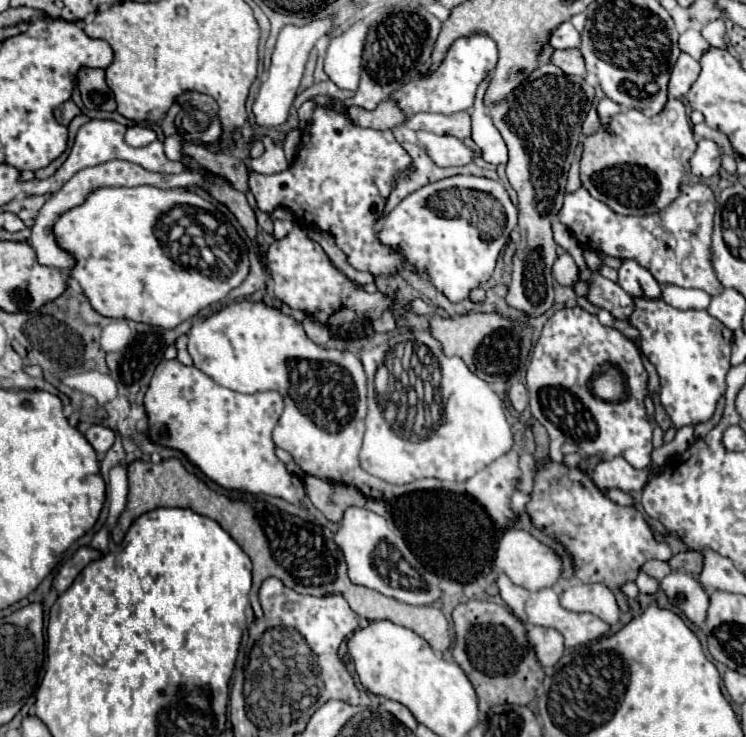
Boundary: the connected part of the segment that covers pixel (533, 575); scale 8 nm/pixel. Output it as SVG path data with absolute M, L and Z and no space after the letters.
M508 529L502 535L496 555L494 555L494 565L502 573L506 573L516 585L530 589L530 591L552 587L560 579L560 571L562 571L562 563L556 557L556 553L550 547L546 547L544 543L540 543L536 537L532 537L526 531L520 531L520 529Z

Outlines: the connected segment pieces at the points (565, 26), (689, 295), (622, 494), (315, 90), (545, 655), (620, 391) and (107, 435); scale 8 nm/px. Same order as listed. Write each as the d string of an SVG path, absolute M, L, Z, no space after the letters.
M566 21L554 31L550 45L554 49L578 49L580 47L580 33L574 29L574 25L570 21Z
M676 285L662 287L662 299L674 309L706 309L710 295L700 289L682 289Z
M608 489L608 491L606 491L606 495L608 495L614 503L618 503L618 505L624 505L624 507L634 505L632 495L630 495L630 493L626 493L626 491L620 491L620 489Z
M322 81L322 83L316 83L316 85L312 85L310 89L306 89L304 93L300 93L298 97L296 97L296 107L300 107L304 101L308 101L310 97L314 97L314 95L334 95L334 97L338 97L340 101L344 101L344 99L348 99L348 97L352 97L354 93L352 91L344 91L344 89L338 89L332 81Z
M530 627L528 629L530 641L534 641L536 657L542 667L552 667L564 653L564 637L556 629L546 627Z
M608 367L596 373L590 381L590 389L602 401L620 401L626 397L624 377L618 367Z
M90 425L90 429L84 435L88 437L88 443L98 455L106 453L114 443L114 433L110 433L110 429L106 429L104 425Z

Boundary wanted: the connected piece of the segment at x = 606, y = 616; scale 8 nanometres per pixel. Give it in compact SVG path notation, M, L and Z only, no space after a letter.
M576 581L572 585L566 585L564 591L560 593L560 605L568 611L594 613L596 617L600 617L610 625L618 623L618 617L620 617L612 591L602 583L586 585Z

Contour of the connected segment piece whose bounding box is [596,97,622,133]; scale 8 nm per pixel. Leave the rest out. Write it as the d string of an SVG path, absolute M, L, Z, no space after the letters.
M604 97L604 99L598 103L596 111L598 111L598 117L600 117L600 123L602 123L602 127L604 127L608 133L612 133L612 129L610 129L610 119L612 119L614 115L618 115L618 113L622 111L622 107L620 107L618 103L610 101L608 97Z

